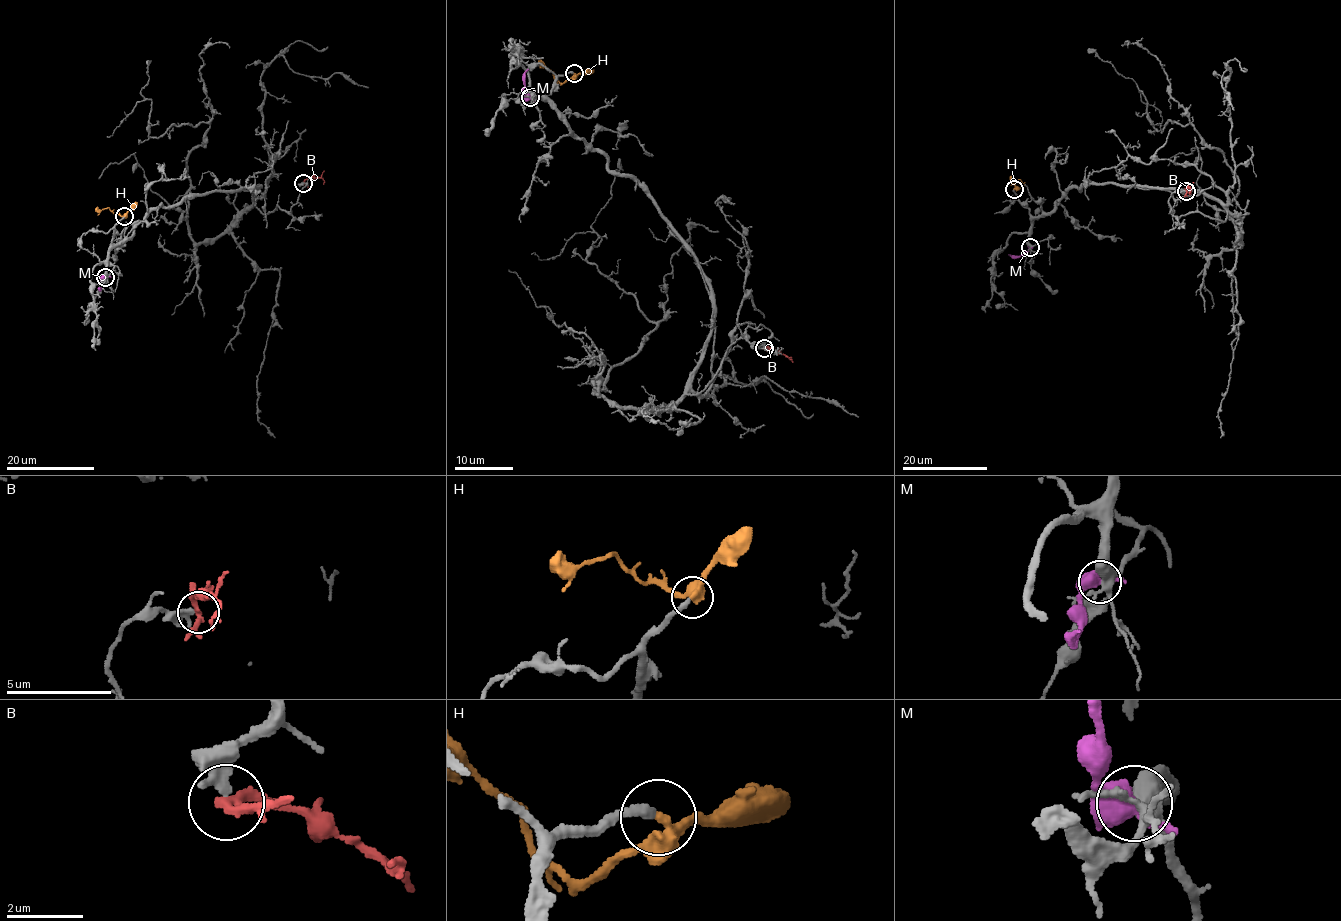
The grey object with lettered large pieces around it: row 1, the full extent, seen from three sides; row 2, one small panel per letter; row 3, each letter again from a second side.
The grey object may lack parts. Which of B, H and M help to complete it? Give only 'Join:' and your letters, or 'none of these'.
Join: H

